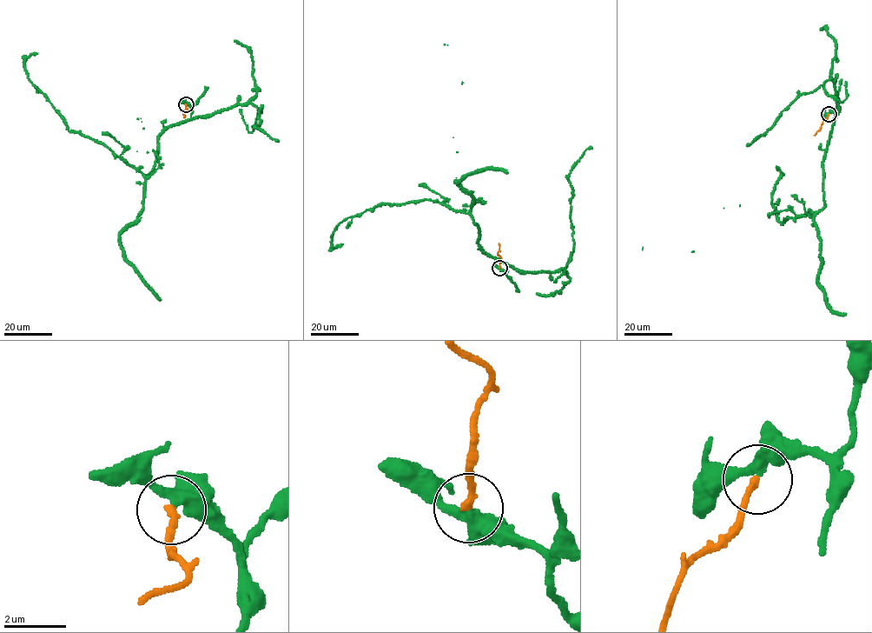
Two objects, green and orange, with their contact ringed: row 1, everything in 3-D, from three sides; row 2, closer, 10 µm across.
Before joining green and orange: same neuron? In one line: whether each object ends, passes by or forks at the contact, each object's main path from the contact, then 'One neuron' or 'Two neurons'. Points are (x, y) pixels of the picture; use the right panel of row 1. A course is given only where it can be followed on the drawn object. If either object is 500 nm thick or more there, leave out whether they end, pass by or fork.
At the ring green passes by. At the ring orange ends. Course of green: (829, 114), (835, 113), (822, 163), (825, 205), (782, 224), (771, 204), (781, 172), (776, 166). Course of orange: (829, 114), (814, 135). Two neurons

